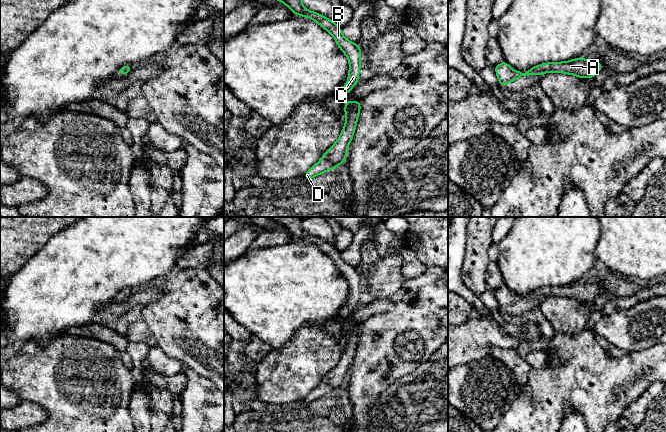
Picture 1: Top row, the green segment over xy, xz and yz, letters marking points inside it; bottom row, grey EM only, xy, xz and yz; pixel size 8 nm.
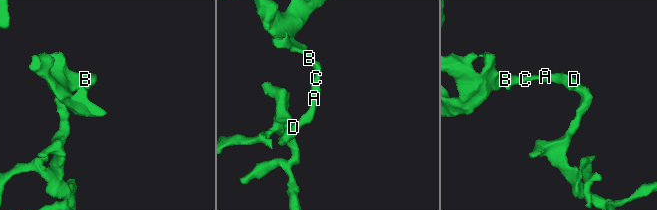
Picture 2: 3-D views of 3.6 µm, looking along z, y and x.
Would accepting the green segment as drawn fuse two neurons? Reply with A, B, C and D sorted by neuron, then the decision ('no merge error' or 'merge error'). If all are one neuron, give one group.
groups A B C D; no merge error

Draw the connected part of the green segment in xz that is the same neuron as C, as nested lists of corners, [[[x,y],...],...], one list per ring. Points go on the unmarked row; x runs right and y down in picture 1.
[[[268,217],[276,224],[287,229],[287,231],[298,240],[305,240],[316,245],[323,253],[327,254],[335,263],[341,275],[348,281],[349,296],[348,306],[343,309],[340,315],[348,319],[351,313],[358,307],[359,295],[361,292],[361,272],[344,261],[341,252],[323,239],[307,234],[302,228],[301,217]]]

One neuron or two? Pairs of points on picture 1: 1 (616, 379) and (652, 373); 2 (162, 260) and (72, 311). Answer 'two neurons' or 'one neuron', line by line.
1: one neuron
2: one neuron

